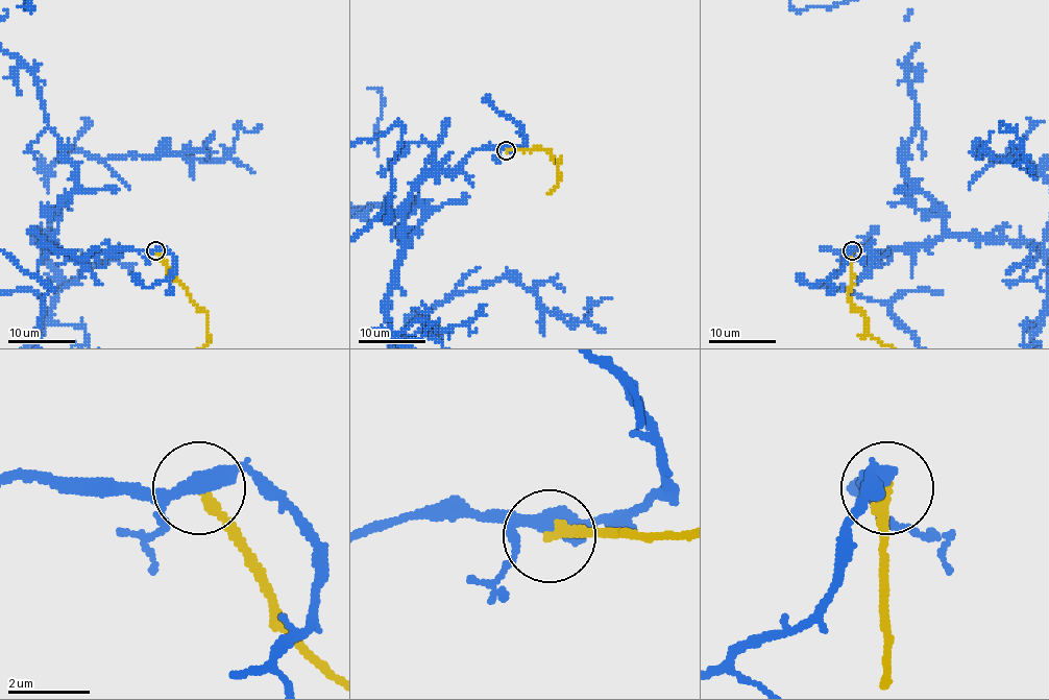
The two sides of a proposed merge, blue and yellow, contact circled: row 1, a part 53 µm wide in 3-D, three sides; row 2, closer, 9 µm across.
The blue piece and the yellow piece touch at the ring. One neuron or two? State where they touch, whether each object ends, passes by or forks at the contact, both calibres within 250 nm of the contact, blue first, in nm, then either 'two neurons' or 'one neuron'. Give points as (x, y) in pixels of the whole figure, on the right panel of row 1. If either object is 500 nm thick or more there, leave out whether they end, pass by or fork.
at (852, 250); blue forks there; yellow ends there; 360 nm thick on the blue side, 240 nm on the other; two neurons

